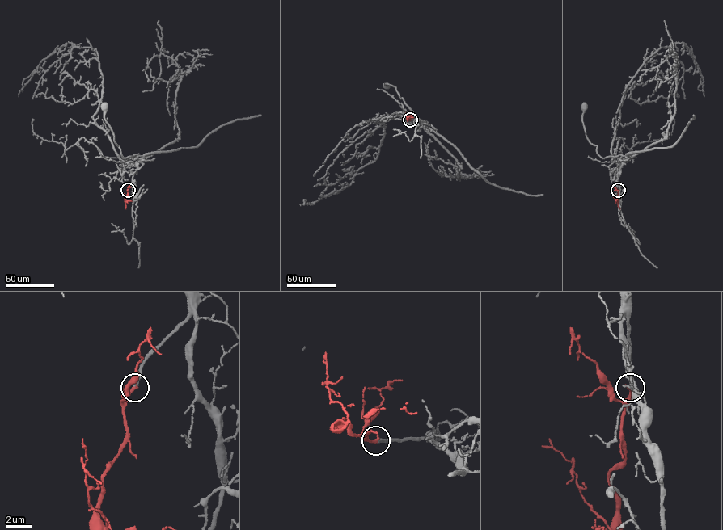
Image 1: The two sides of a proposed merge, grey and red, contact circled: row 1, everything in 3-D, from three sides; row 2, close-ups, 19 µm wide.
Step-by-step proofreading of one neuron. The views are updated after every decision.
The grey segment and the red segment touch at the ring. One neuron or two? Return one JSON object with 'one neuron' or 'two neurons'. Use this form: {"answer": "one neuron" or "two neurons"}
{"answer": "one neuron"}

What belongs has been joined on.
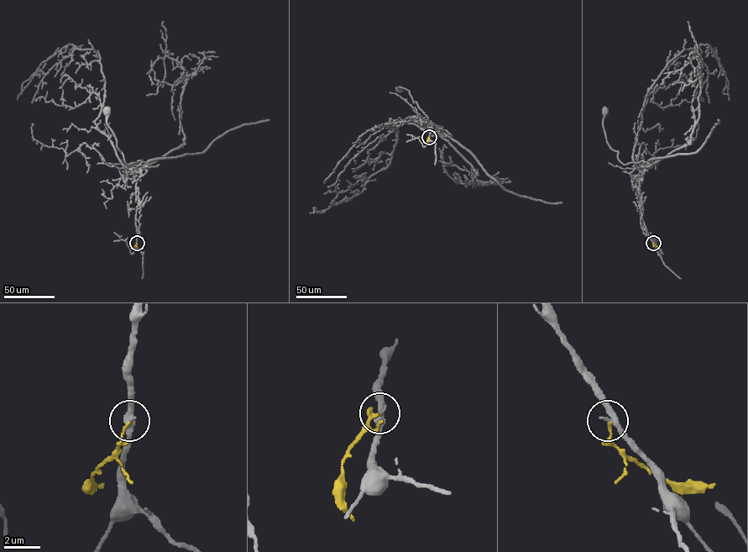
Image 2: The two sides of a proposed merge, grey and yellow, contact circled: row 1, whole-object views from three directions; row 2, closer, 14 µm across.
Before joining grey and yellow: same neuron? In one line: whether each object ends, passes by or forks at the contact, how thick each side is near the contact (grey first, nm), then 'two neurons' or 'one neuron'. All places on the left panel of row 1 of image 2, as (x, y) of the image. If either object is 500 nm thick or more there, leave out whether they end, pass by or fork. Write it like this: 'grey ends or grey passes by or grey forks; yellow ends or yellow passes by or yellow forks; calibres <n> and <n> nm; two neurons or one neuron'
grey passes by; yellow ends; calibres 360 and 120 nm; two neurons

